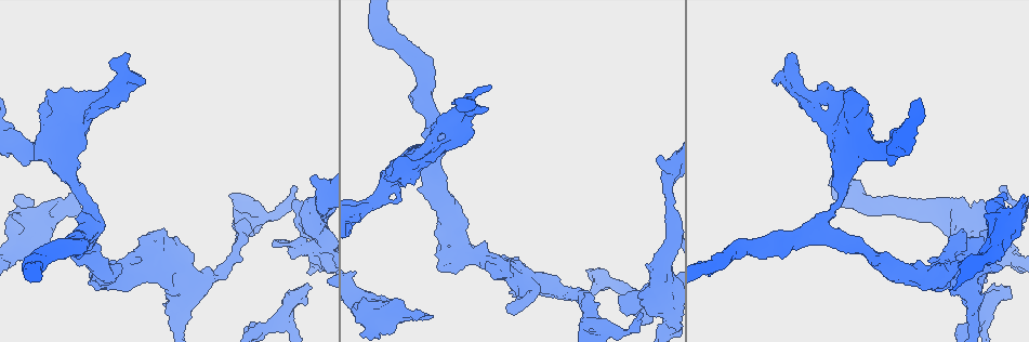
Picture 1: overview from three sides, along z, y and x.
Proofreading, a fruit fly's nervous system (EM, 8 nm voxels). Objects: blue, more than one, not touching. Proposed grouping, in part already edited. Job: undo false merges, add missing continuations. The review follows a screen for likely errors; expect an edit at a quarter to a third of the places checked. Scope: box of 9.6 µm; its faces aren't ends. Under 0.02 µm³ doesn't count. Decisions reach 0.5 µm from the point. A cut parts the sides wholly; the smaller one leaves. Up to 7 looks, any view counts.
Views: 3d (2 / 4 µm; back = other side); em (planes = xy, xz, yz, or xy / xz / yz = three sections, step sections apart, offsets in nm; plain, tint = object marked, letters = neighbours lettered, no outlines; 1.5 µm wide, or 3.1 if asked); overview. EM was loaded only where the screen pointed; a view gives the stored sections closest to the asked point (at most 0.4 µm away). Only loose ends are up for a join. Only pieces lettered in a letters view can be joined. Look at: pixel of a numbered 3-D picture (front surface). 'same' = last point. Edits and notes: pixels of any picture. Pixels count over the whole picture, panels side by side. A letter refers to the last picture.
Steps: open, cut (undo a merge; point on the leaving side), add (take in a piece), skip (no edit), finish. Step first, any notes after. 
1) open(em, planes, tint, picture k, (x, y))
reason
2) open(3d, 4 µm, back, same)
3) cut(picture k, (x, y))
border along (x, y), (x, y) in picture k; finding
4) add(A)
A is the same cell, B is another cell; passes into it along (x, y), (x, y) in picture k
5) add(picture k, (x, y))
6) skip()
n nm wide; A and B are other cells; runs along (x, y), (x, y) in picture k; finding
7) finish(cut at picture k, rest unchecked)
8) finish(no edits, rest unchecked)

open(3d, 4 µm, picture 1, (310, 250))
small branch off a trunk

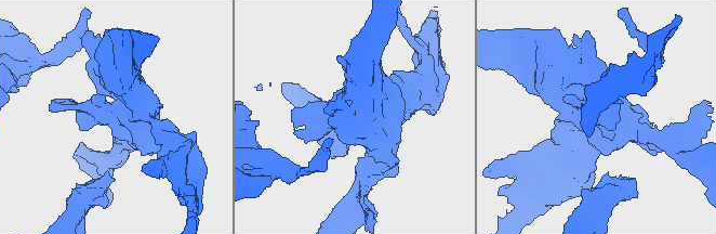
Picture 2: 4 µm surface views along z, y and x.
open(em, yz, step 8, tint, picture 2, (111, 114))

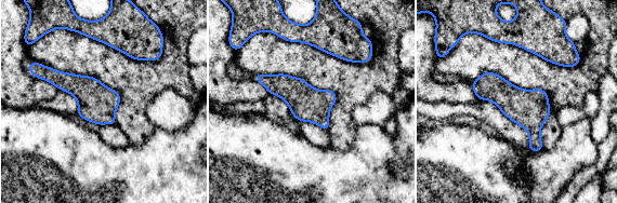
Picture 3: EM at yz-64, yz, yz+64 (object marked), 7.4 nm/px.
open(em, planes, letters, same)

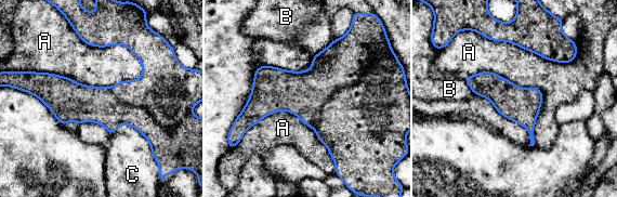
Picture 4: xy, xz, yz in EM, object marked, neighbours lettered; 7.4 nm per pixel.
cut(picture 4, (341, 64))
260 nm wide; A, B and C are other cells; border along (372, 60), (313, 127) in picture 4; a second cell is stuck on

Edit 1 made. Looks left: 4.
open(overview)

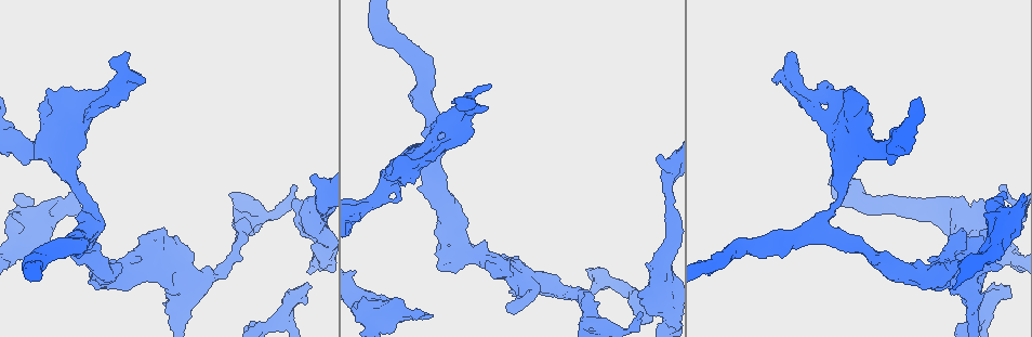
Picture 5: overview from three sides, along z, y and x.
open(3d, 2 µm, picture 5, (973, 319))
calibre changes

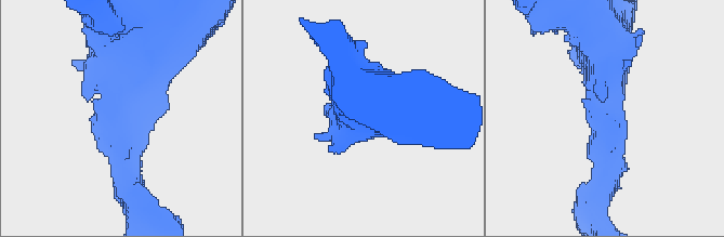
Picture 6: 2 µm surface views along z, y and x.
open(em, planes, letters, picture 6, (607, 118))
arms of 220, 480 nm

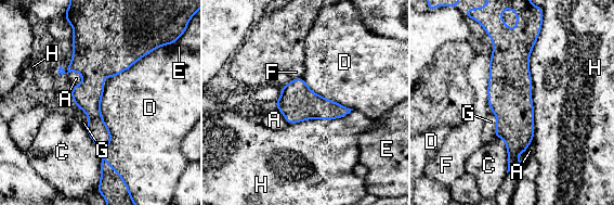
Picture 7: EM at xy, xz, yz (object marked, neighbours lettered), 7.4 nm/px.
skip()
A, C, D, E, F, G and H are other cells; border along (302, 77), (316, 93), (352, 110) in picture 7; one cell here

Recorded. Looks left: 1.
open(em, planes, letters, picture 5, (49, 234))
branch stops here

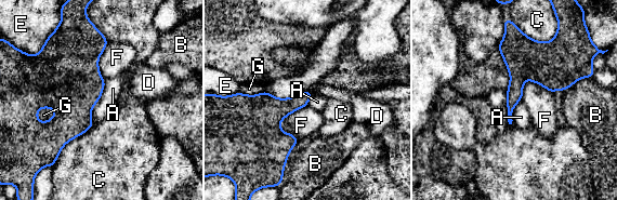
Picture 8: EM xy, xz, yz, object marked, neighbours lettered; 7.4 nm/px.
skip()
A, B, C, D, E, F and G are other cells; no lettered piece goes on from it

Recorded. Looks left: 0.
finish(cut at picture 4, rest unchecked)

